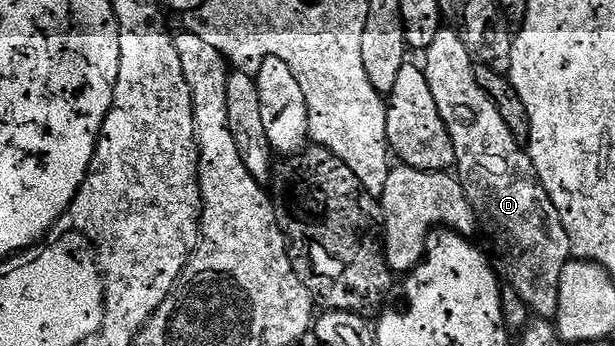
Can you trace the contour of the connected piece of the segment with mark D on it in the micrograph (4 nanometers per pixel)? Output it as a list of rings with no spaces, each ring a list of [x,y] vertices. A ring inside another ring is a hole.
[[[442,29],[423,53],[423,59],[425,80],[431,89],[431,97],[435,97],[435,109],[439,109],[439,117],[443,117],[443,125],[447,125],[447,133],[455,149],[455,175],[461,181],[461,188],[473,212],[477,214],[480,230],[489,234],[494,249],[501,254],[501,263],[509,274],[508,286],[517,294],[517,298],[534,316],[552,320],[559,305],[559,277],[571,261],[571,248],[567,229],[563,229],[563,221],[539,181],[528,150],[511,133],[511,129],[507,129],[493,99],[479,89],[479,81],[475,81],[473,58],[467,53],[467,45],[463,45],[456,30]]]

